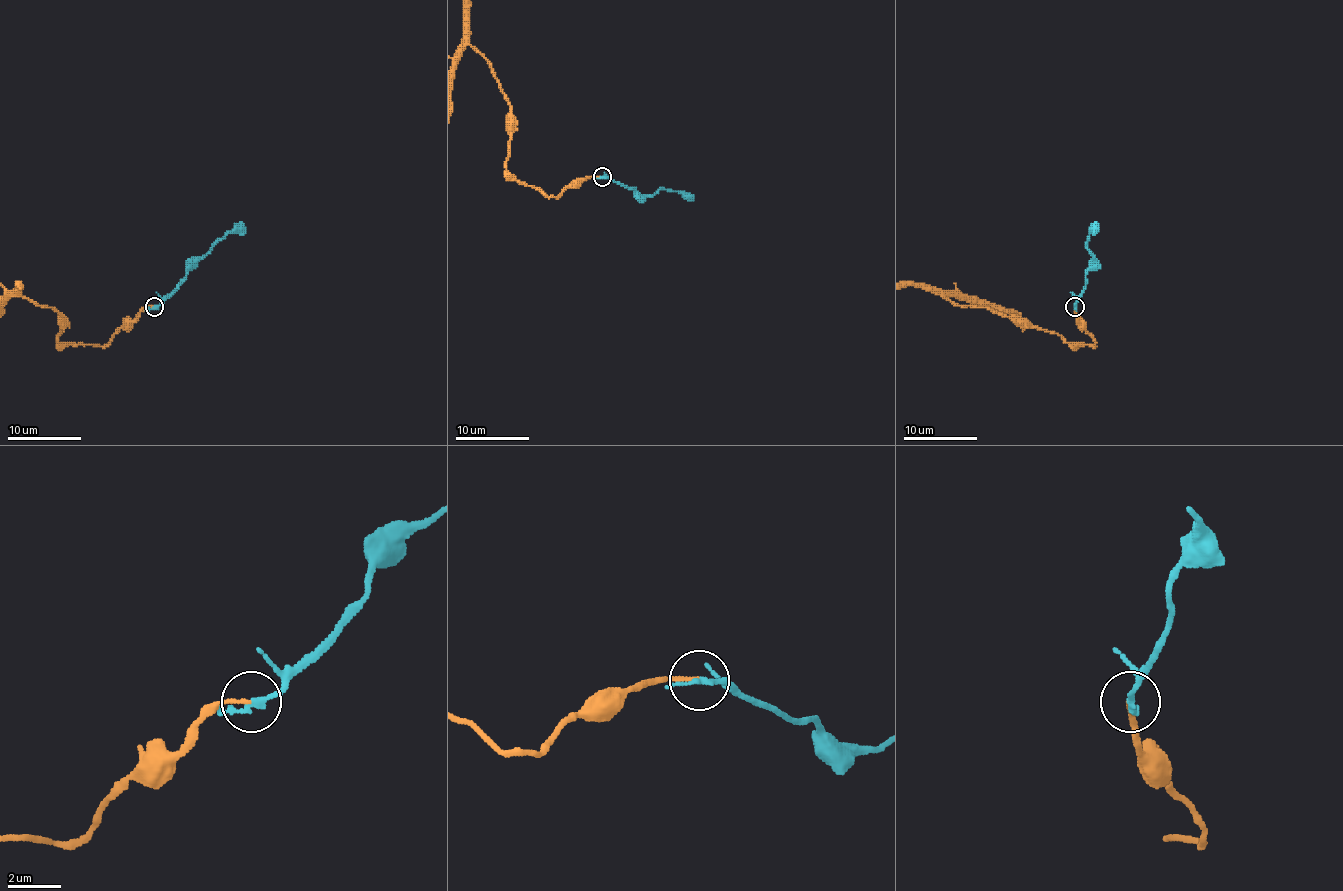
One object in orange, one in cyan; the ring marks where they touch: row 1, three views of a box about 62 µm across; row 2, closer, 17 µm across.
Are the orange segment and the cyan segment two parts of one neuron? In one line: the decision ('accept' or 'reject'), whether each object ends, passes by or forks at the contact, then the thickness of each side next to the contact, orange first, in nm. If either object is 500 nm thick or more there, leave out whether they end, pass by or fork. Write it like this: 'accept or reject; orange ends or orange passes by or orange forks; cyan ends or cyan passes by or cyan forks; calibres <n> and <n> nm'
accept; orange ends; cyan passes by; calibres 130 and 180 nm

